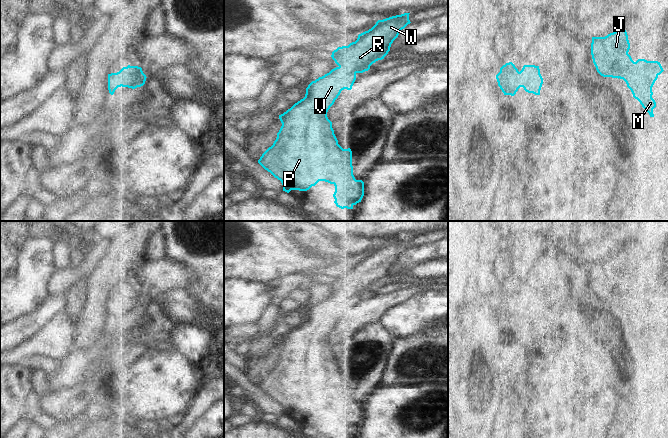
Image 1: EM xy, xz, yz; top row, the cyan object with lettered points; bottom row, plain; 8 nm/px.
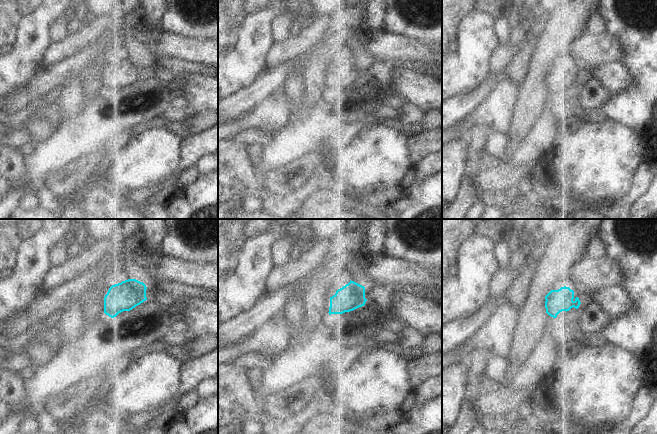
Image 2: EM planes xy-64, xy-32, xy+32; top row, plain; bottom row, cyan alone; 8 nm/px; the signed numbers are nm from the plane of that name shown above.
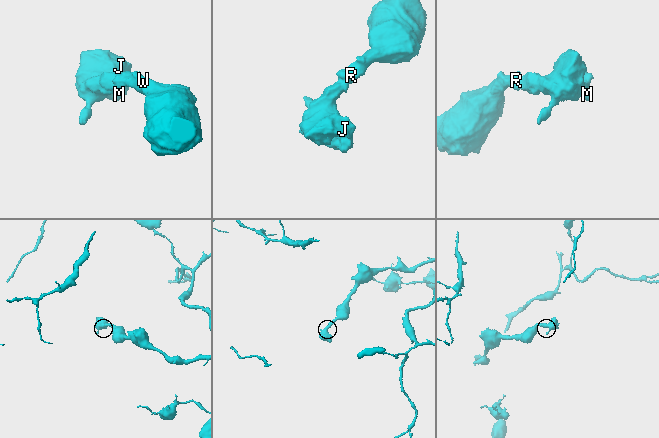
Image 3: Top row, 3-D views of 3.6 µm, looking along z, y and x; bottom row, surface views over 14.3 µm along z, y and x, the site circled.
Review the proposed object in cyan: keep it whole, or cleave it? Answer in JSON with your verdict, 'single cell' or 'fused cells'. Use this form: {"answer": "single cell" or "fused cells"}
{"answer": "single cell"}

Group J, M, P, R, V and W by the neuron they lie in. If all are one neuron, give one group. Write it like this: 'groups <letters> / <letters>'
groups J M P R V W

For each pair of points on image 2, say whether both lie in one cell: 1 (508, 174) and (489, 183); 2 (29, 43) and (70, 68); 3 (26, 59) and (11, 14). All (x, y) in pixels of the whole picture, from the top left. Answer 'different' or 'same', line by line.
1: same
2: different
3: different

